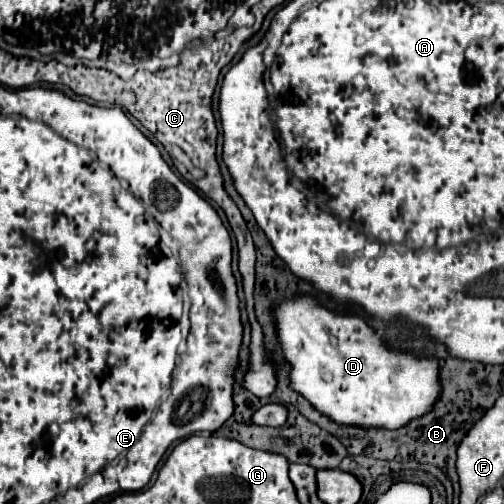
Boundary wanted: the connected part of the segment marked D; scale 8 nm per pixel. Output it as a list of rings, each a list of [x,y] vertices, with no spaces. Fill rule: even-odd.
[[[292,298],[276,308],[276,332],[292,366],[292,388],[334,422],[394,430],[430,412],[440,394],[438,364],[388,350],[362,316],[330,312],[314,298]]]

